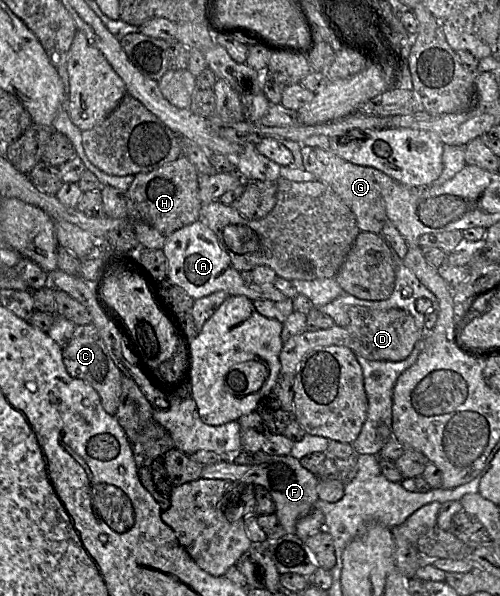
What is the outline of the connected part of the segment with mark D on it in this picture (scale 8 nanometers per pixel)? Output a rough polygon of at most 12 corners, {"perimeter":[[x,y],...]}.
{"perimeter":[[352,305],[348,326],[306,330],[283,343],[281,374],[309,351],[348,347],[402,361],[427,333],[402,309]]}

